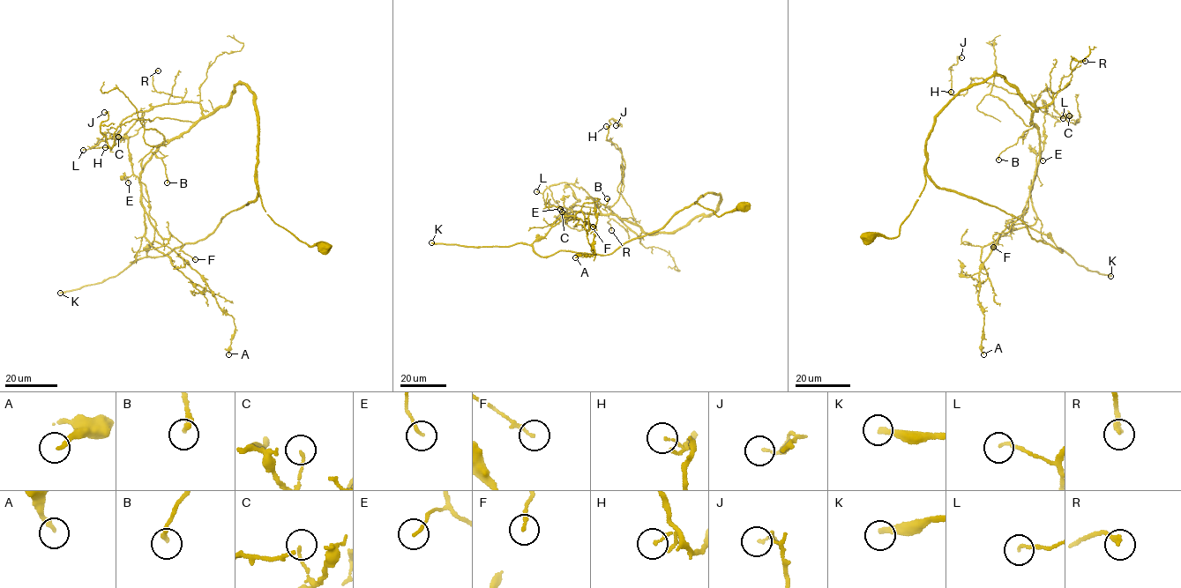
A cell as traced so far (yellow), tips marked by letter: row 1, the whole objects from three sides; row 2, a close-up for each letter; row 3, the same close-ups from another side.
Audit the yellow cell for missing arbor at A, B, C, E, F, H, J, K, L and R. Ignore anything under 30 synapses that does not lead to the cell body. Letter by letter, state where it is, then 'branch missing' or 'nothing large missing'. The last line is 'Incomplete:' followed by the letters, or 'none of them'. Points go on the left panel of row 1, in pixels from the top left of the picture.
A: (228, 354) | nothing large missing
B: (167, 182) | nothing large missing
C: (118, 137) | nothing large missing
E: (128, 182) | nothing large missing
F: (195, 259) | nothing large missing
H: (105, 147) | nothing large missing
J: (104, 112) | nothing large missing
K: (60, 293) | branch missing
L: (83, 150) | nothing large missing
R: (158, 70) | nothing large missing
Incomplete: K

